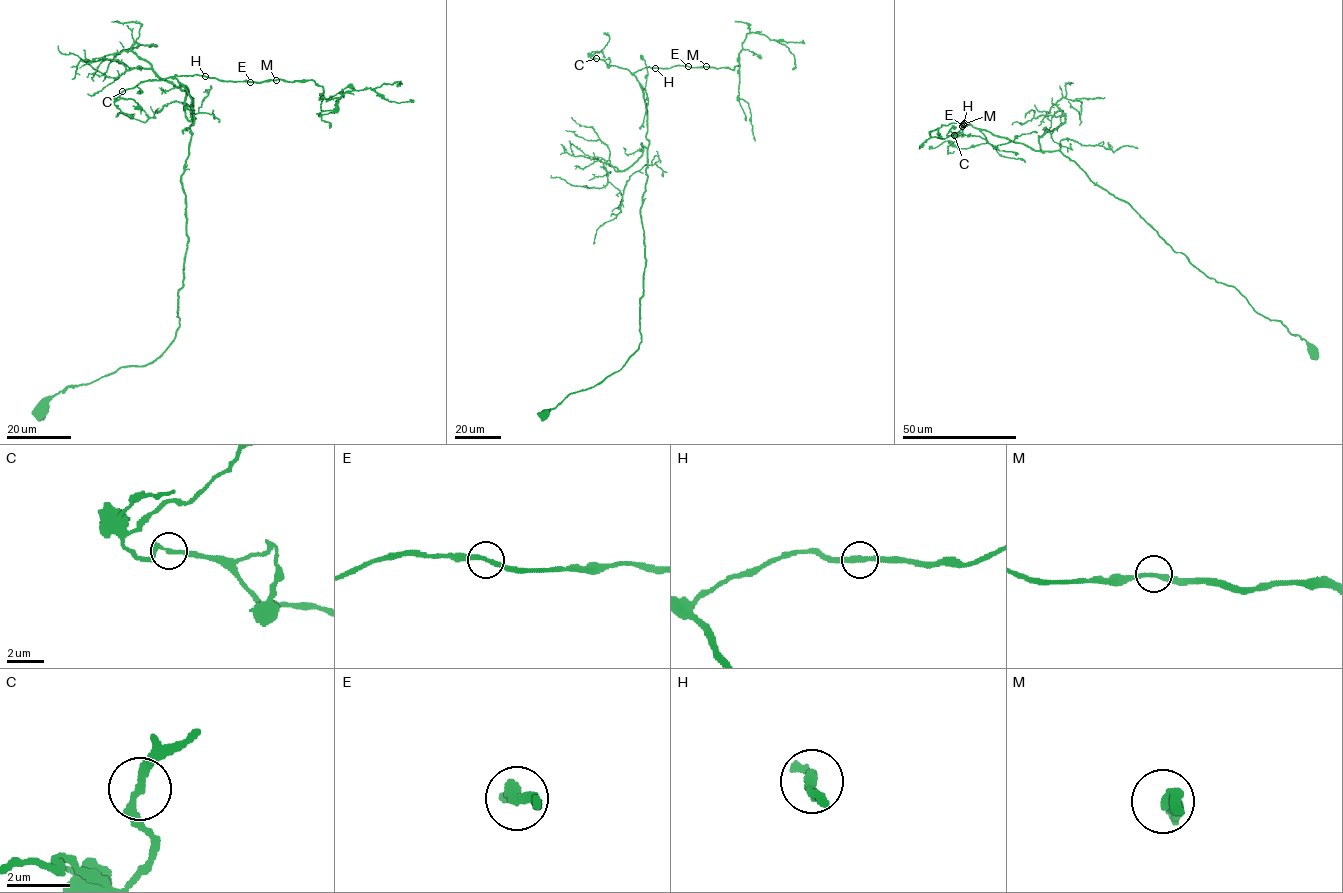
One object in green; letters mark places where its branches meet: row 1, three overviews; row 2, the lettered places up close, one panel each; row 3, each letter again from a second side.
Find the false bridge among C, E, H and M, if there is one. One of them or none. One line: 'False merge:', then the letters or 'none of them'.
False merge: none of them

